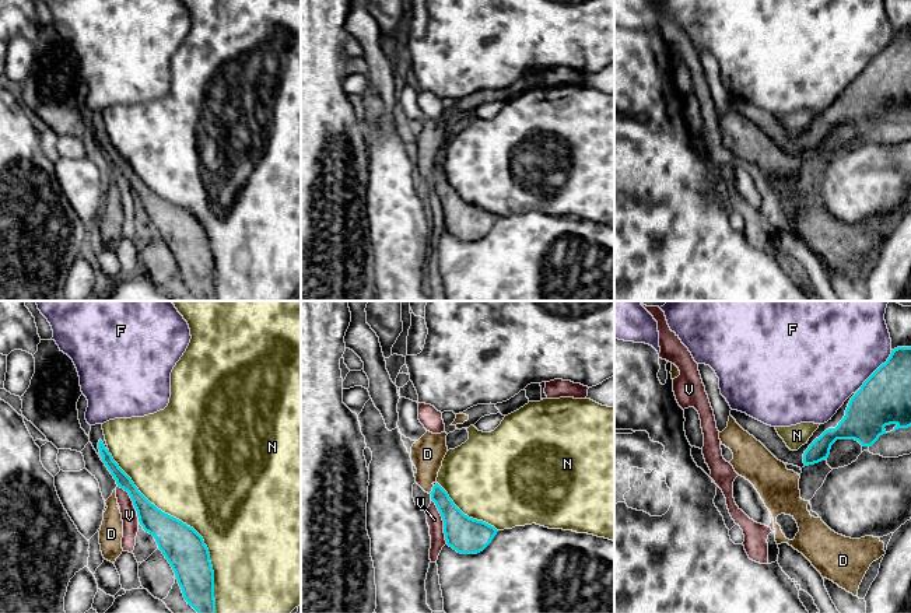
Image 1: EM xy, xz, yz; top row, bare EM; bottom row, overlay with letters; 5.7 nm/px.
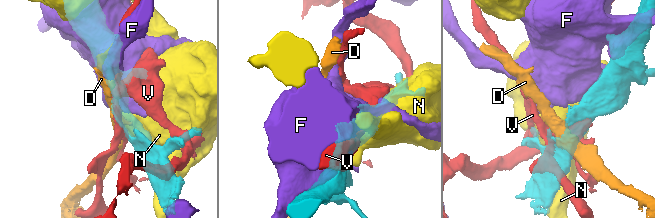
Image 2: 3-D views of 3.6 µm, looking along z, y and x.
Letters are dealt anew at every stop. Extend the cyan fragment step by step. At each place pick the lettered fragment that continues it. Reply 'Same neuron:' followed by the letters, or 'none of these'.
Same neuron: none of these

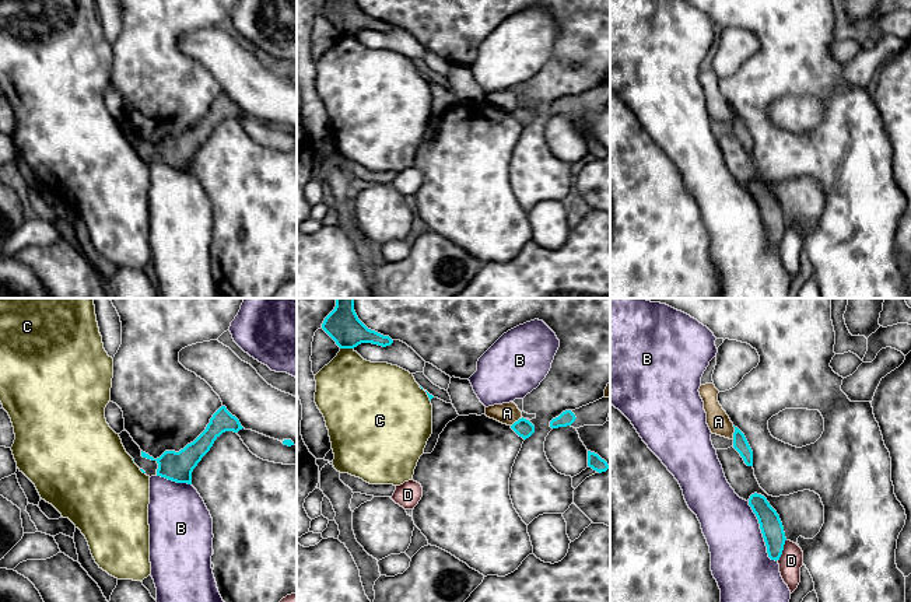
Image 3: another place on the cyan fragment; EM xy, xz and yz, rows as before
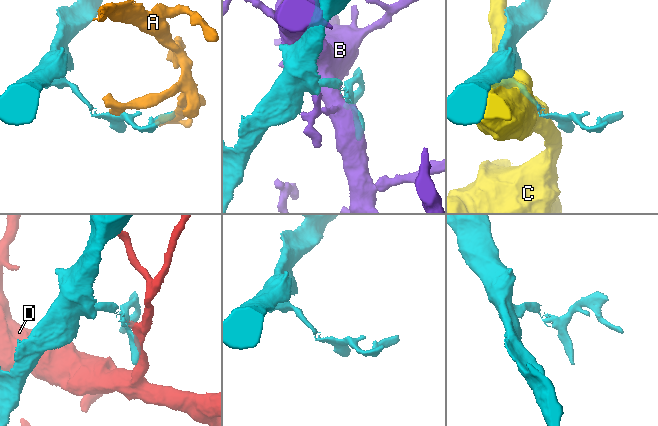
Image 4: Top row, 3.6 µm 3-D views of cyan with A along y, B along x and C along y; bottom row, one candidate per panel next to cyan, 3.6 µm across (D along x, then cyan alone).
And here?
Same neuron: none of these

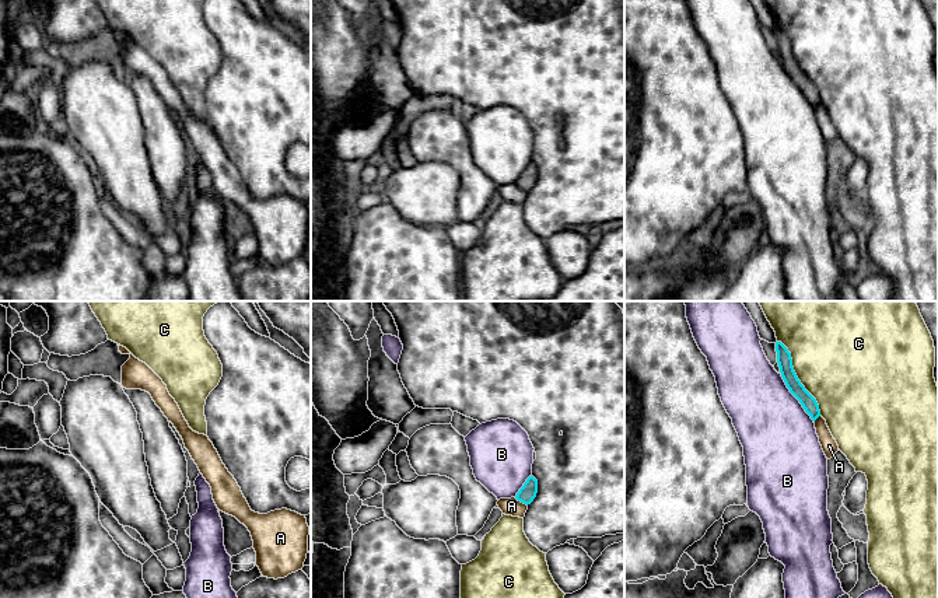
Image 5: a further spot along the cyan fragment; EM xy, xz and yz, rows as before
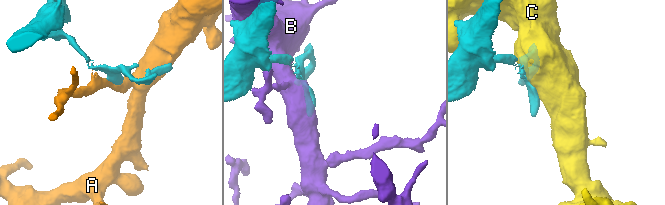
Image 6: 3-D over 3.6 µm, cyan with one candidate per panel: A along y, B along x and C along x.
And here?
Same neuron: none of these

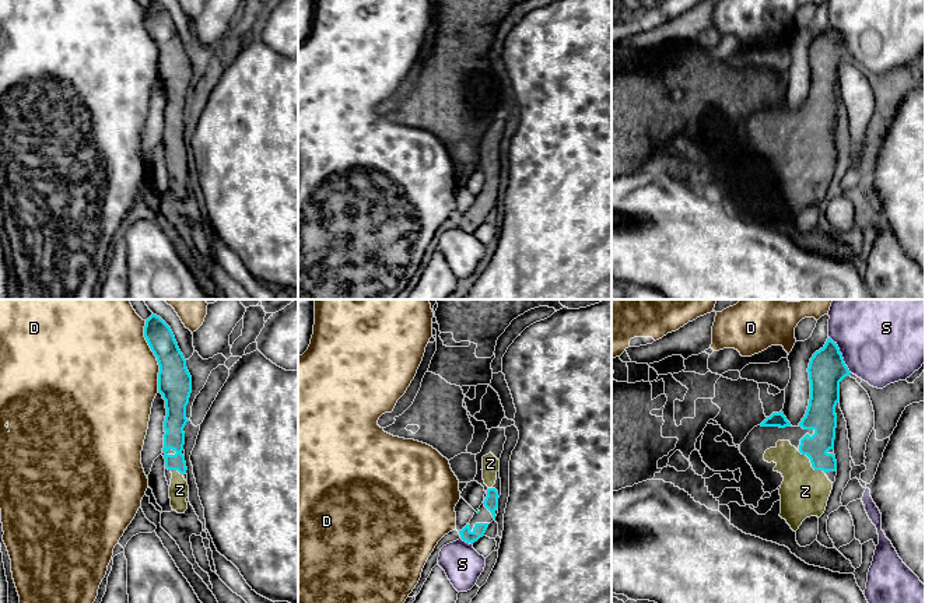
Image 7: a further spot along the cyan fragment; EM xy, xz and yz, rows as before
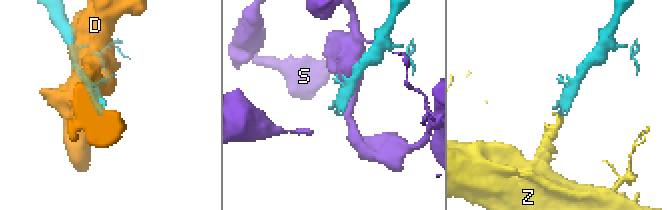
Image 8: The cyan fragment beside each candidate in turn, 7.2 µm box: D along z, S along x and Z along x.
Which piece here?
Same neuron: Z

